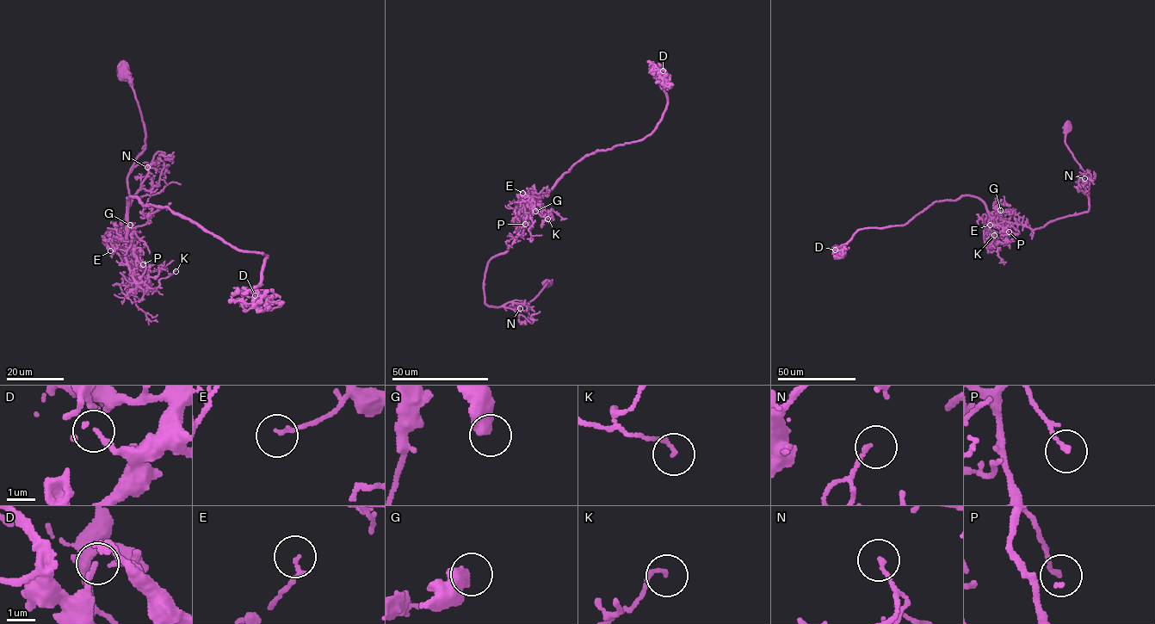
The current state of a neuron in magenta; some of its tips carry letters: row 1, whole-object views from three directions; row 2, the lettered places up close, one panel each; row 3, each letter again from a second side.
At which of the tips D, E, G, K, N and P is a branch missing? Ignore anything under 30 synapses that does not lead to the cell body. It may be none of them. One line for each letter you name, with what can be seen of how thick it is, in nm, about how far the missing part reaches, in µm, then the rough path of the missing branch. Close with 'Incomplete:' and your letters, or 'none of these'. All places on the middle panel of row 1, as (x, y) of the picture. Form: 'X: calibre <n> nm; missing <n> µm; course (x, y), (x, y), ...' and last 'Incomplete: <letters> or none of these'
G: calibre 550 nm; missing 25 µm; course (535, 211), (538, 225), (545, 225)
Incomplete: G

